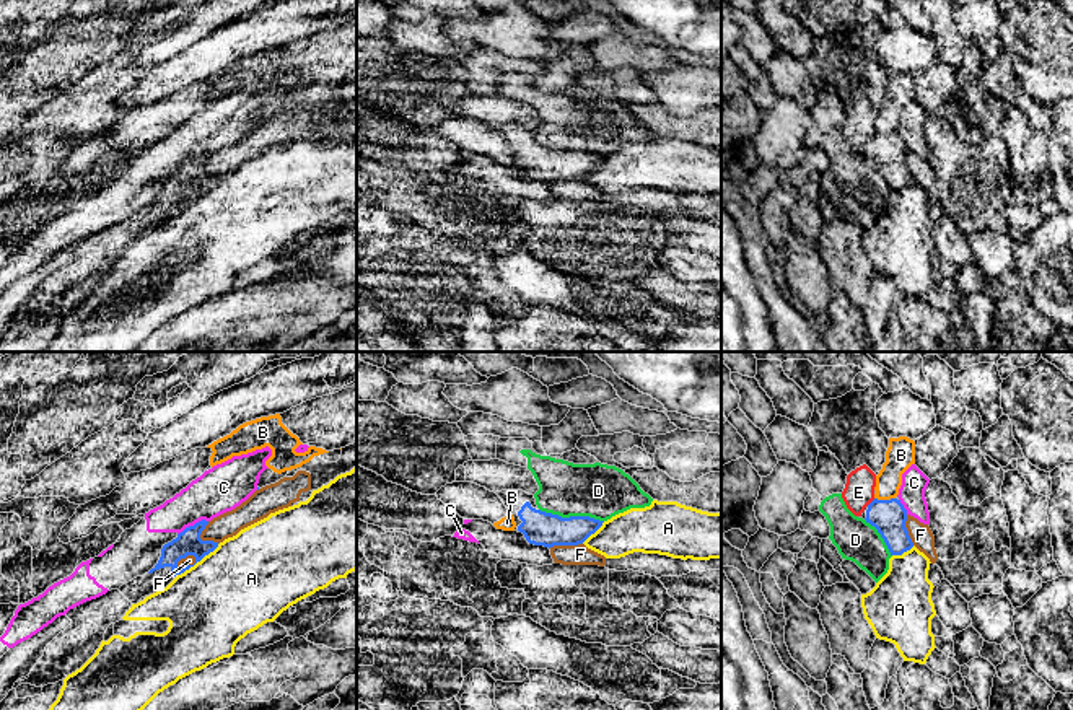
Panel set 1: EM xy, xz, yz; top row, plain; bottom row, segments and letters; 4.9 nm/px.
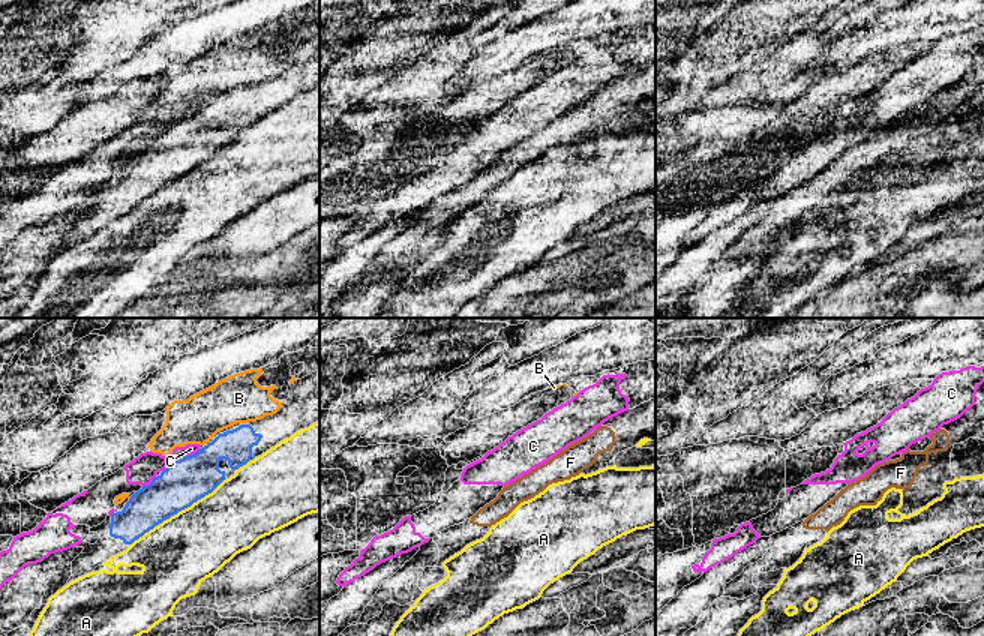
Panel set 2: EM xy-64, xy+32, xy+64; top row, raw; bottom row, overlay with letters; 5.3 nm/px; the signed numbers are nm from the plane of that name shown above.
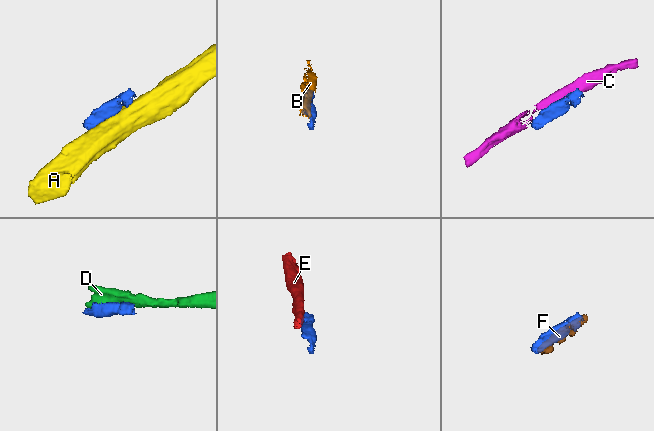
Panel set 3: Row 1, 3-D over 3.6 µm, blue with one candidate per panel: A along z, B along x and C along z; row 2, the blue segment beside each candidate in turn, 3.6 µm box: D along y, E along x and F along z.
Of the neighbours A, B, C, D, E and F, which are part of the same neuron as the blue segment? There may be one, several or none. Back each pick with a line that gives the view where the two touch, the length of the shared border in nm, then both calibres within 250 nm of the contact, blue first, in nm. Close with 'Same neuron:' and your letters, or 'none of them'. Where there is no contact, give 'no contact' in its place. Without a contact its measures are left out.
Same neuron: none of them

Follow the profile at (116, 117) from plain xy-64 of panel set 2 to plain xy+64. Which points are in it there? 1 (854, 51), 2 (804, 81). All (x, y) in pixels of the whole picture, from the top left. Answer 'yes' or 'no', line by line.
1: no
2: no

